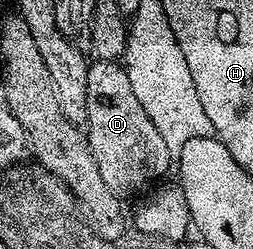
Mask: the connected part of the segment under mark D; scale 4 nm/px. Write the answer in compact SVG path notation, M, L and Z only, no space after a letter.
M92 60L88 64L85 107L87 145L93 151L93 159L97 159L97 171L101 171L105 187L109 187L115 197L128 199L138 189L146 190L163 177L162 173L170 165L172 168L173 155L165 147L165 139L161 139L149 115L145 115L145 107L137 103L137 95L133 95L126 68L119 61Z

